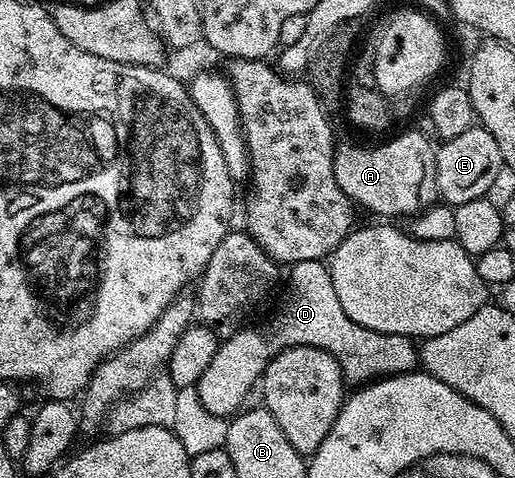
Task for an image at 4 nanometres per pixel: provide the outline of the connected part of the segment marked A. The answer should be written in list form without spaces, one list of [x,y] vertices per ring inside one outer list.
[[[403,132],[375,149],[340,143],[333,158],[333,174],[352,205],[368,208],[379,218],[414,218],[434,205],[439,195],[435,149],[419,132]]]

